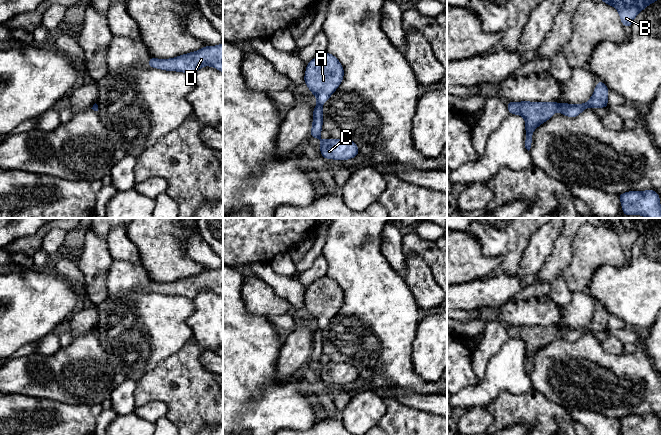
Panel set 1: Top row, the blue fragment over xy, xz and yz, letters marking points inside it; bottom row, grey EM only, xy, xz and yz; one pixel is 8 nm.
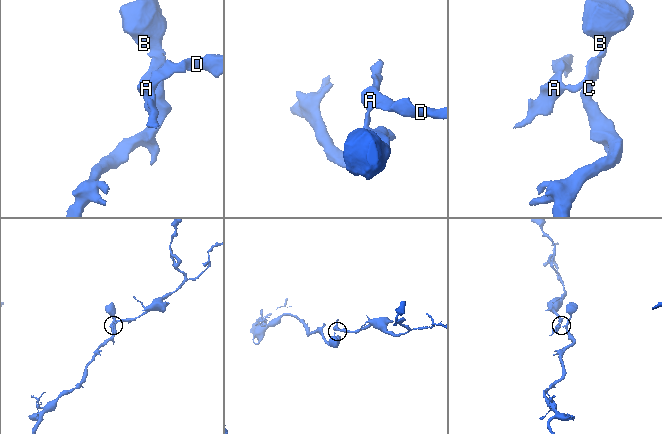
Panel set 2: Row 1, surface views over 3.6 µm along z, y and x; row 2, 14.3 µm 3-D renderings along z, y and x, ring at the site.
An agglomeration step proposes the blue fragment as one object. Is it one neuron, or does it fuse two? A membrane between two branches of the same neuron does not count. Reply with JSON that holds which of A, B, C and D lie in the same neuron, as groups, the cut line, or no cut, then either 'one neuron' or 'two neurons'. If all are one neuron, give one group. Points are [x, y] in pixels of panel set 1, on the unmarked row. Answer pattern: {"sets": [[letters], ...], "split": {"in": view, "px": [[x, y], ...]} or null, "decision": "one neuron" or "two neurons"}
{"sets": [["A", "D"], ["B", "C"]], "split": {"in": "yz", "px": [[557, 328], [558, 334]]}, "decision": "two neurons"}

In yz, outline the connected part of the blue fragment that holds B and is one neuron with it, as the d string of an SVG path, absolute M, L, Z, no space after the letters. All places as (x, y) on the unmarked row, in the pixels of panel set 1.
M598 218L600 225L617 233L624 251L631 251L637 238L661 222L661 218Z

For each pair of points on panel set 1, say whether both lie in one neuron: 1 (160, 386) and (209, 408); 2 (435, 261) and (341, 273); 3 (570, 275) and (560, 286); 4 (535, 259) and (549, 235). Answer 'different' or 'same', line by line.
1: same
2: different
3: different
4: same

